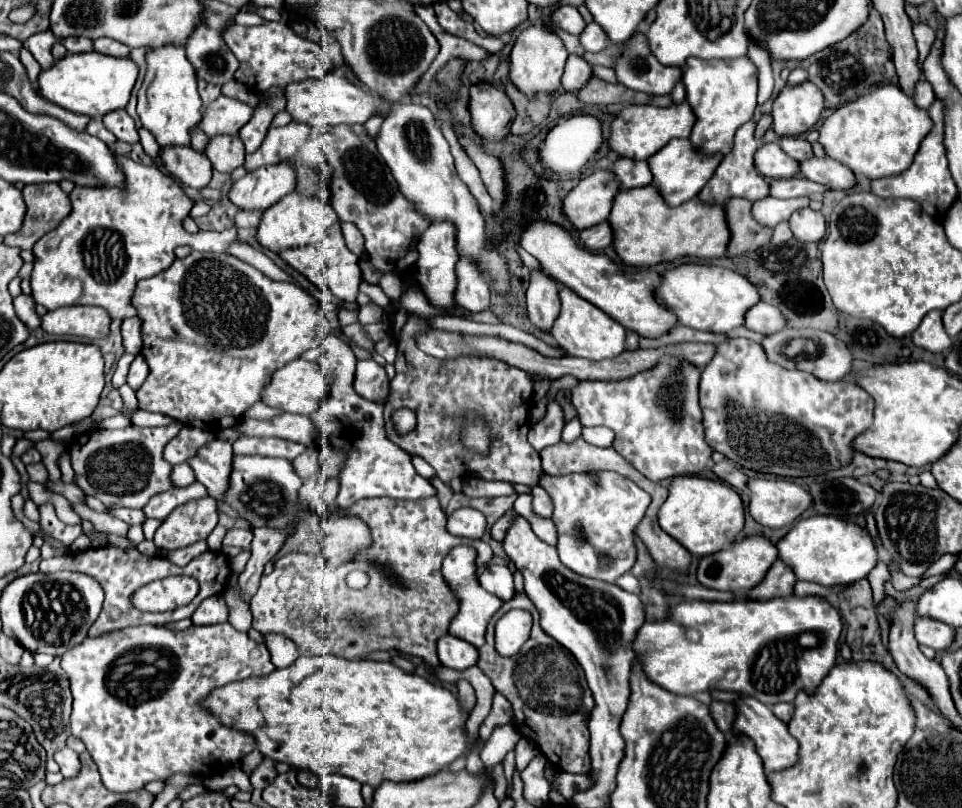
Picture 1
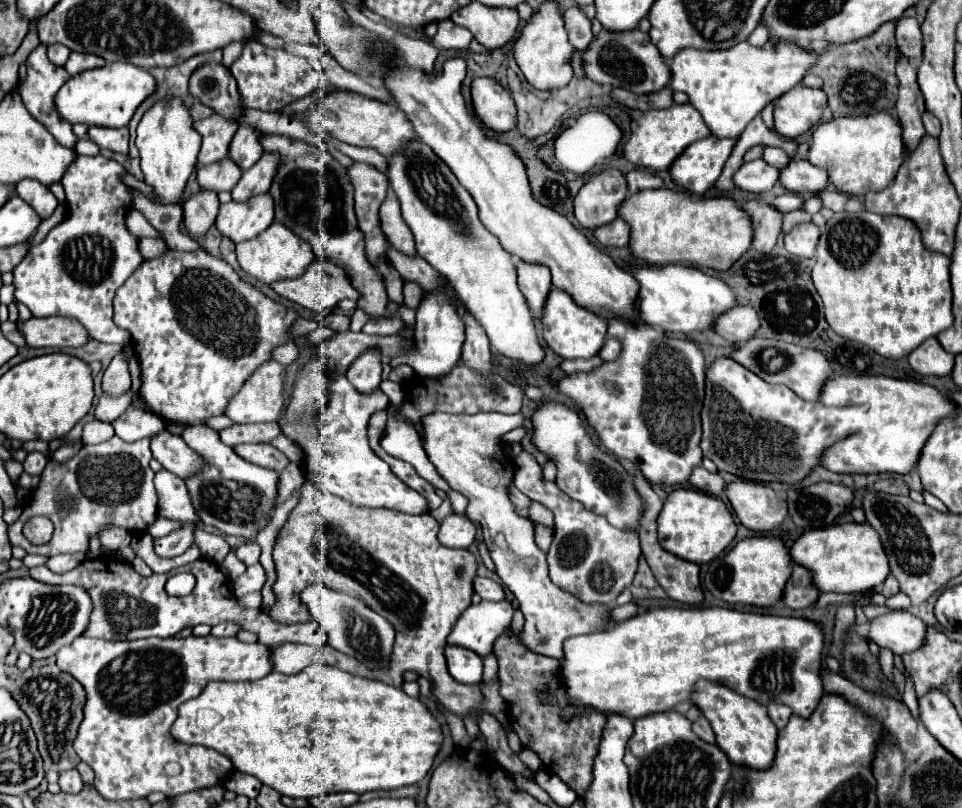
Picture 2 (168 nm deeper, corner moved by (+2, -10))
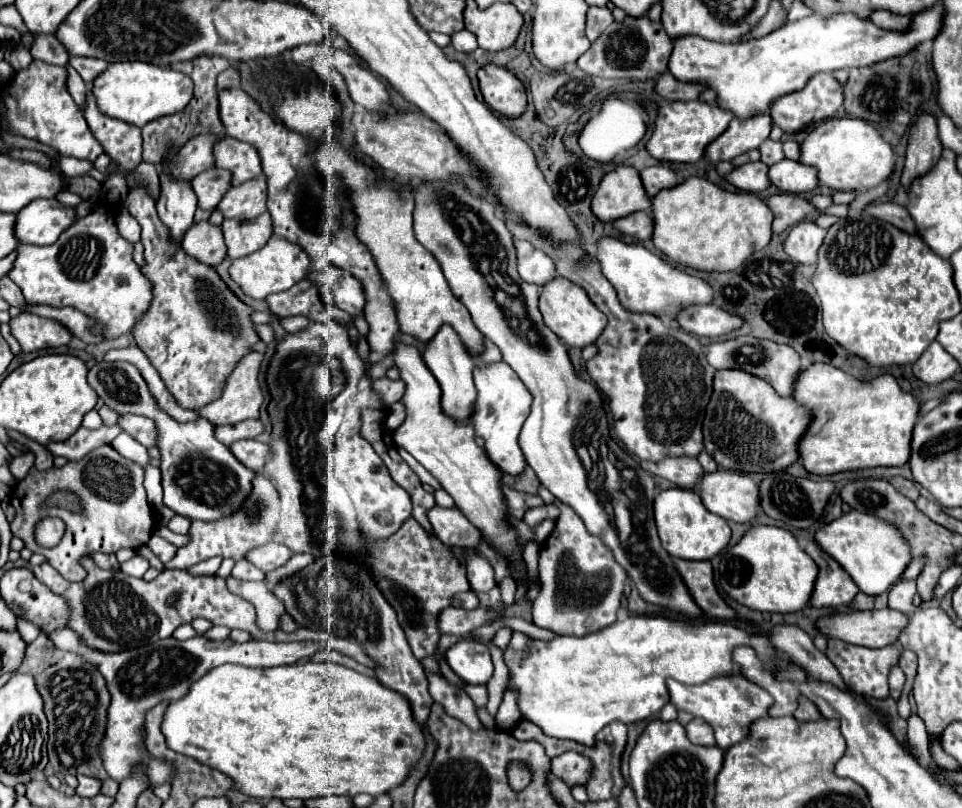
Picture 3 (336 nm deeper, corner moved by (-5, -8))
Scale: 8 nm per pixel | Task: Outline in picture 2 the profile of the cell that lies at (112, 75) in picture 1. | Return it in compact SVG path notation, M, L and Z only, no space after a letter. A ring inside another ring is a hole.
M108 63L98 69L82 71L70 77L54 97L56 111L68 123L86 123L100 127L124 127L132 119L136 107L154 91L154 77L132 63Z

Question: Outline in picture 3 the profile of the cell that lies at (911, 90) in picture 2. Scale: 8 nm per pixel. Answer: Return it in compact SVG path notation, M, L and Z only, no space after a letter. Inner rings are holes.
M921 115L917 123L911 127L905 169L901 175L903 187L909 189L915 179L927 175L933 169L933 165L939 161L941 151L943 145L937 135L935 119L931 115Z

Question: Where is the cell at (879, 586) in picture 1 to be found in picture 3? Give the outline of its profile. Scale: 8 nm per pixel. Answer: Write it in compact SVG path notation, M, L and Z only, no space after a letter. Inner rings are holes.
M893 667L891 675L889 675L889 687L891 687L891 697L895 701L899 701L901 693L903 693L903 685L905 685L905 673L901 671L901 667Z

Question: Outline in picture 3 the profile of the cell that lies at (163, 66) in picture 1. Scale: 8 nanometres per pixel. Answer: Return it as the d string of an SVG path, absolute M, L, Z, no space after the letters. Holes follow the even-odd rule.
M161 175L161 197L157 201L157 213L161 223L169 229L169 239L181 245L185 231L193 225L195 195L191 195L191 183L175 183Z

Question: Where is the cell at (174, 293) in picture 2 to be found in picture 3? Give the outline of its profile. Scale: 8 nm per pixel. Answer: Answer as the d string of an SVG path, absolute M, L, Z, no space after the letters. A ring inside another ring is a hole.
M139 183L137 187L129 189L127 207L129 207L129 213L139 221L143 229L141 243L145 247L145 261L147 261L147 265L143 267L143 273L153 283L153 303L147 315L143 315L137 327L133 327L135 341L139 349L149 357L153 367L161 373L161 379L165 381L165 385L175 395L181 407L185 409L203 407L203 403L211 403L211 399L219 395L219 389L223 387L223 379L227 377L227 371L235 367L239 357L251 351L249 345L259 341L259 337L253 331L253 323L249 319L251 309L227 289L227 285L219 279L213 267L203 267L201 263L193 263L193 259L187 259L187 255L183 255L181 247L179 251L175 251L175 259L171 261L167 259L165 255L167 253L167 229L163 229L163 225L159 223L155 201L147 193L145 183Z

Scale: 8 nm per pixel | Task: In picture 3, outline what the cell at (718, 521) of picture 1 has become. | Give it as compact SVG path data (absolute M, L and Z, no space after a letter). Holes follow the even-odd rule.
M691 489L661 491L655 497L653 511L655 511L655 525L659 531L663 549L673 557L689 559L689 561L713 559L721 549L727 547L731 539L731 529L727 521L719 519L717 515L707 513L703 503L699 503L699 495L695 495L695 491Z

